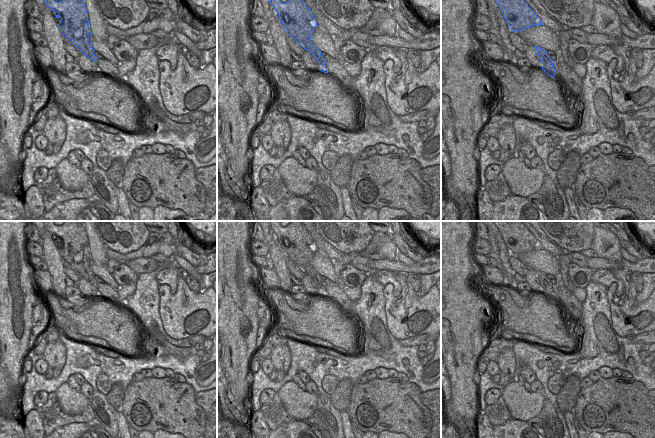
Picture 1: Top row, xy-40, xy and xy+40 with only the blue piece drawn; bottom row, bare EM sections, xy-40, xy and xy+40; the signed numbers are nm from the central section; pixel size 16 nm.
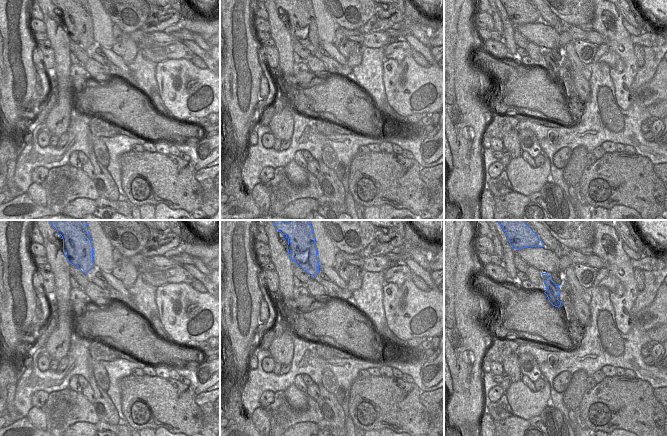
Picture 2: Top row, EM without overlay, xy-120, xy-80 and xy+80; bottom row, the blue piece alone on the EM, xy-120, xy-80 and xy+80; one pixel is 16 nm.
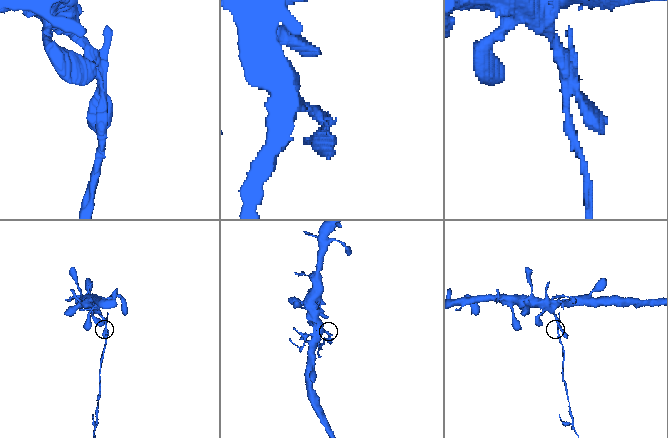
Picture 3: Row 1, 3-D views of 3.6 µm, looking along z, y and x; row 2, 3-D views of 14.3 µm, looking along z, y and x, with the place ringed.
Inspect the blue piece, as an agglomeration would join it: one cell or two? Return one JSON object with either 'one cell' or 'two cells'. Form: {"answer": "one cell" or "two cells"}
{"answer": "two cells"}

